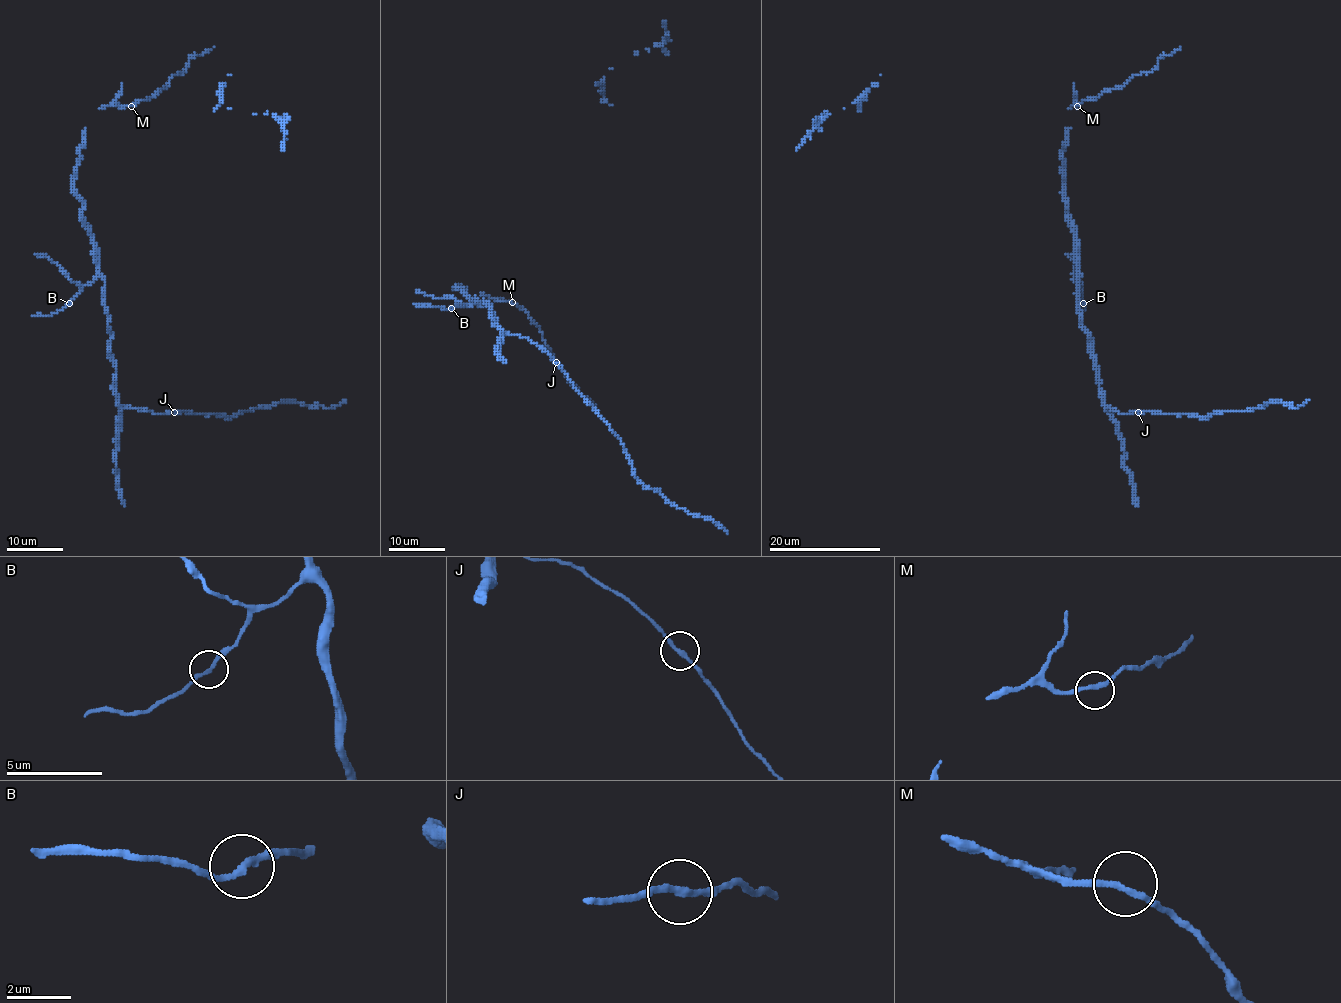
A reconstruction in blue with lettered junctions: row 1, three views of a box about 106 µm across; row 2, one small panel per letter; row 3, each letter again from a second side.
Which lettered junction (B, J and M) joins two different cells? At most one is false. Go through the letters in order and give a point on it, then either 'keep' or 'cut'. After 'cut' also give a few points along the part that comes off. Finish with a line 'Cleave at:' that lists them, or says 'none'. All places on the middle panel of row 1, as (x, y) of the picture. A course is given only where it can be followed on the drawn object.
B: (451, 308) | keep
J: (556, 362) | keep
M: (512, 302) | keep
Cleave at: none

